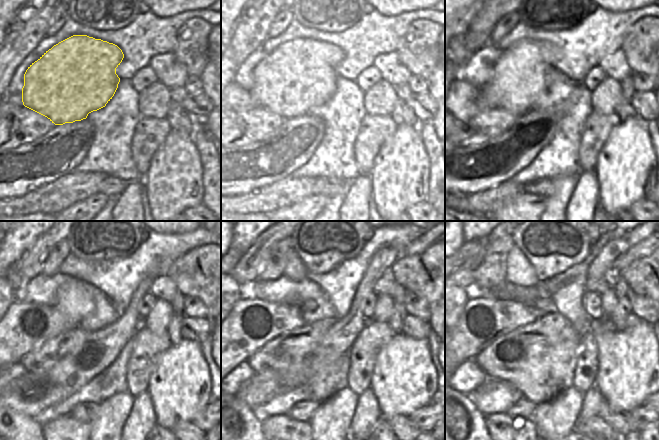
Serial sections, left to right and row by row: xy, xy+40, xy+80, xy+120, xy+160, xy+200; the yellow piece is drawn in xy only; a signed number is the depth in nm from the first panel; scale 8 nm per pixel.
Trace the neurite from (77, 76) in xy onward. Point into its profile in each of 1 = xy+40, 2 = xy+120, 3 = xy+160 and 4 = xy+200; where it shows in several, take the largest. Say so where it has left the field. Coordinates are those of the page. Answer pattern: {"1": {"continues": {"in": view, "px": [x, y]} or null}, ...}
{"1": {"continues": {"in": "xy+40", "px": [297, 79]}}, "2": {"continues": {"in": "xy+120", "px": [73, 300]}}, "3": {"continues": {"in": "xy+160", "px": [307, 305]}}, "4": {"continues": {"in": "xy+200", "px": [547, 306]}}}

